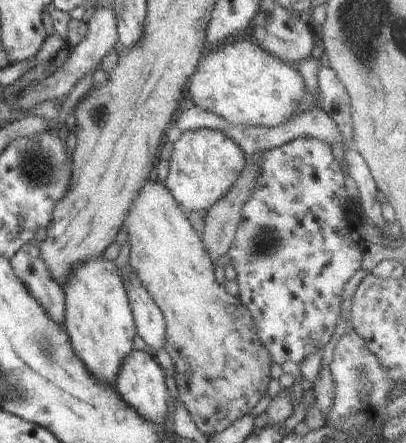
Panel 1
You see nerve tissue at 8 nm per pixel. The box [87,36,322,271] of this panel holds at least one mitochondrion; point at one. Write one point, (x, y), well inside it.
(265, 244)

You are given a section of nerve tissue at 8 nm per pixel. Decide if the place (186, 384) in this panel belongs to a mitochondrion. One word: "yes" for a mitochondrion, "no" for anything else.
no

